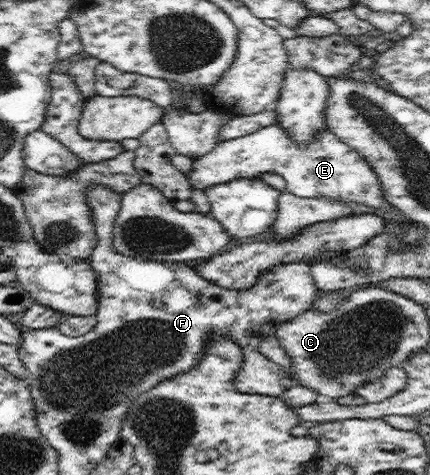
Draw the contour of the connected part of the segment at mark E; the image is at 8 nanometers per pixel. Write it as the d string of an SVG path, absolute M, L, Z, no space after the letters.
M279 124L264 127L247 136L220 141L207 154L194 159L188 174L193 189L203 189L221 184L239 177L254 179L264 172L274 172L286 182L286 191L300 198L333 198L341 202L353 202L375 208L375 212L384 218L386 229L402 235L405 219L400 221L383 197L383 188L376 172L369 163L336 134L325 130L314 136L306 145L300 145L289 136Z

